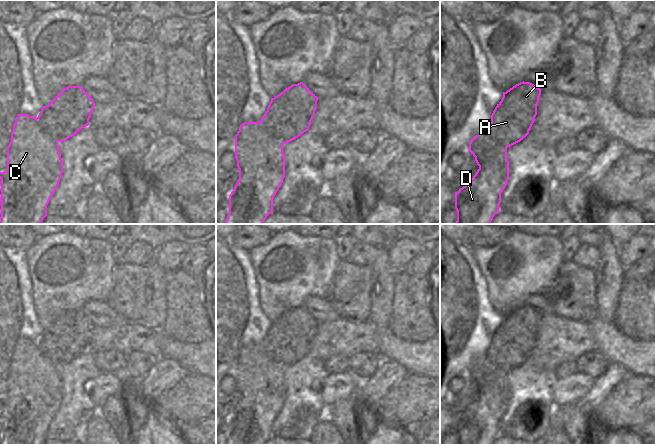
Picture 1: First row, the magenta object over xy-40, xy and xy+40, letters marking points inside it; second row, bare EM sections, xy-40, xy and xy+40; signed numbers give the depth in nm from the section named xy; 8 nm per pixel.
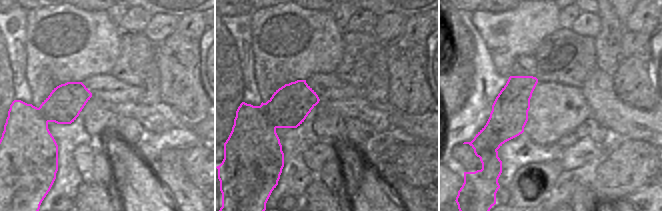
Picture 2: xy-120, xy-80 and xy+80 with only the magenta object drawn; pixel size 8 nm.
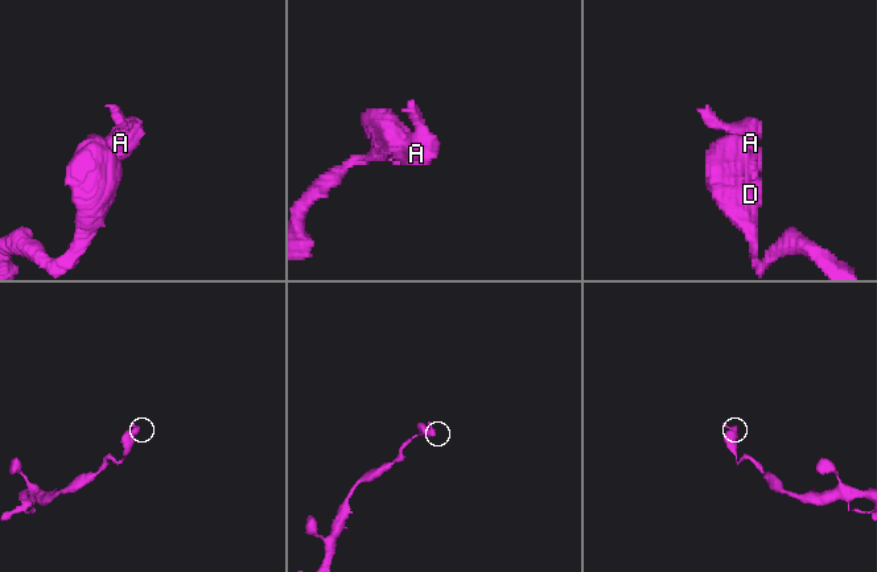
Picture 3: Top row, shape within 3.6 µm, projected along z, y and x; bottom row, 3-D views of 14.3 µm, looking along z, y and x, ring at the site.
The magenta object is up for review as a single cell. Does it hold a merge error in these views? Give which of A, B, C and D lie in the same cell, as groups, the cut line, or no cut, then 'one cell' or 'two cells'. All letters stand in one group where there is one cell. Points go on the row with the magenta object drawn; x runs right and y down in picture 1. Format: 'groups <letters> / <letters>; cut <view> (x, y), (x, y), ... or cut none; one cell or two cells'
groups A B / C D; cut xy-40 (36, 118), (39, 125), (57, 143); two cells

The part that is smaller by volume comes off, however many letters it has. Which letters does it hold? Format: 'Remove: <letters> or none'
Remove: A, B

